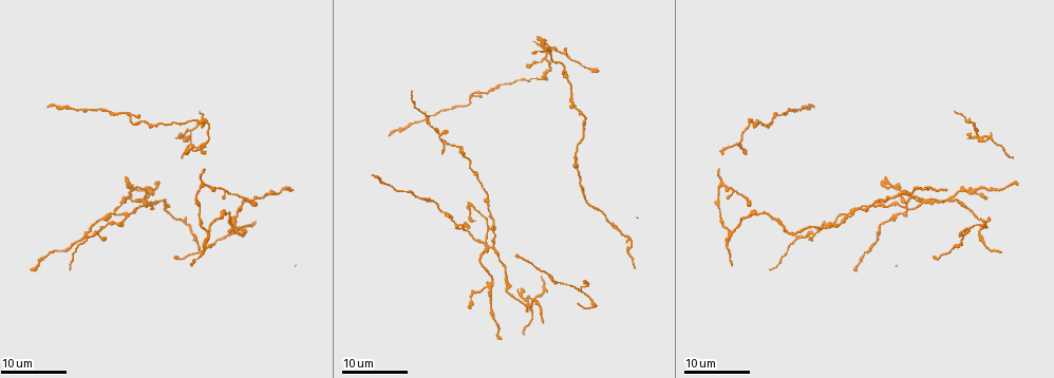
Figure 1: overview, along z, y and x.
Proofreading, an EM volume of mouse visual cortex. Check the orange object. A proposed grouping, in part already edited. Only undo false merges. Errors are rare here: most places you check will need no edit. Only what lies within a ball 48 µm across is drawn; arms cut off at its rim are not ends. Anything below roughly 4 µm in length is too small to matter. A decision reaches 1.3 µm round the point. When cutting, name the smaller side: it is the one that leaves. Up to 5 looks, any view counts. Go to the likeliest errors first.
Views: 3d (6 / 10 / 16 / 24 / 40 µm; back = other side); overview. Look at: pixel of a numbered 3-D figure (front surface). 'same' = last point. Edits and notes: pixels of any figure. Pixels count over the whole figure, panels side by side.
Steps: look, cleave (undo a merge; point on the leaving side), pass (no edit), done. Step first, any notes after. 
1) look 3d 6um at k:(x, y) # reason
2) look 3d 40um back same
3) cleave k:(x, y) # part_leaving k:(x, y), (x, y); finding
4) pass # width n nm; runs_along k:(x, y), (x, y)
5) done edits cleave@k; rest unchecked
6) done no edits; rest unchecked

look 3d 16um at 1:(484, 248) # four-way junction

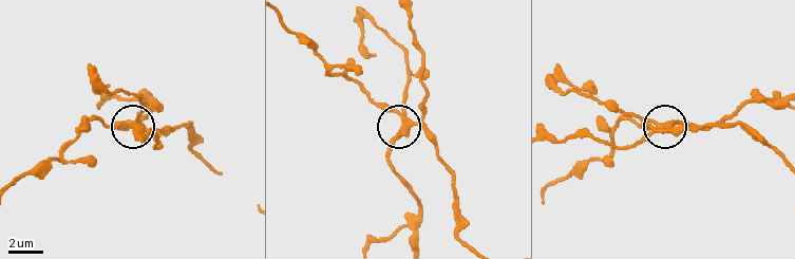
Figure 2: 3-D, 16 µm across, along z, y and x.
look 3d 10um at 2:(405, 122)

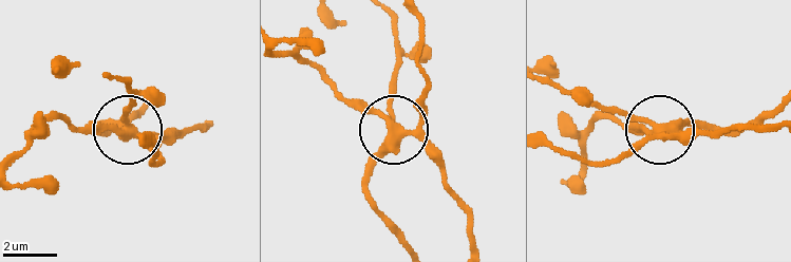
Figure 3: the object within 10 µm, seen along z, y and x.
pass # arms 4; continuous, no second neuron

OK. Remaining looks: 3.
look 3d 24um at 1:(486, 285) # a fork

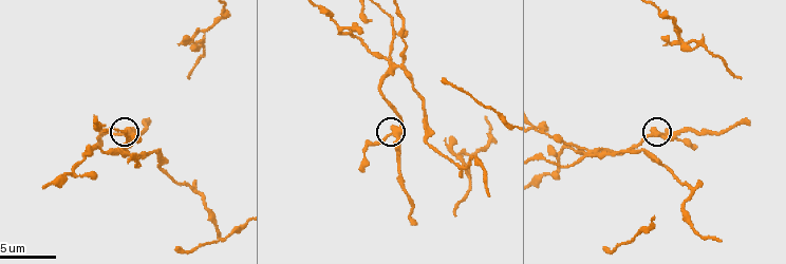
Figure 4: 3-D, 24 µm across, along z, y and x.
look 3d 10um at 4:(658, 134)

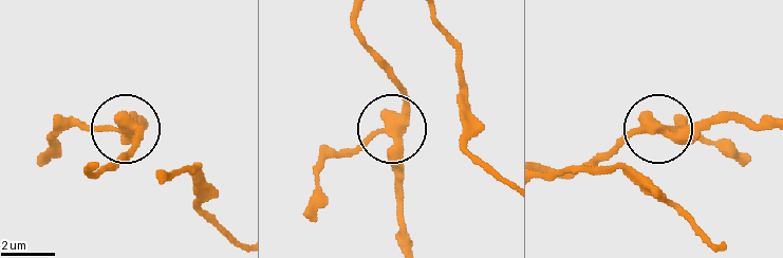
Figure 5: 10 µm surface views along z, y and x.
pass # side_arm 6 um; arms 3; one neuron here

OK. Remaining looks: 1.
done no edits; rest unchecked

